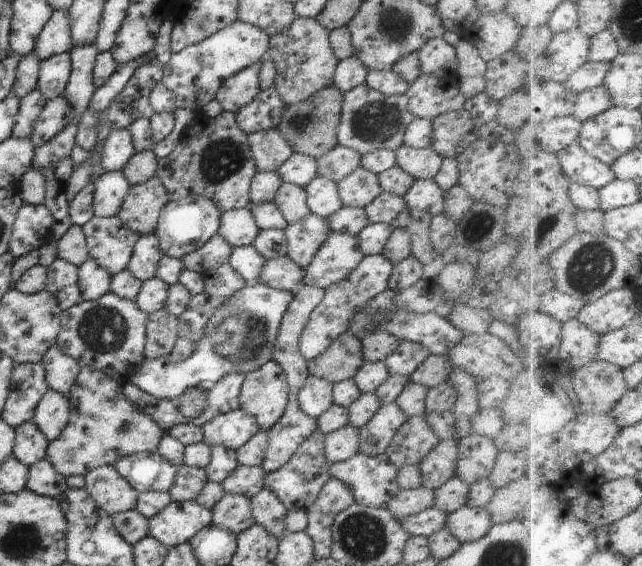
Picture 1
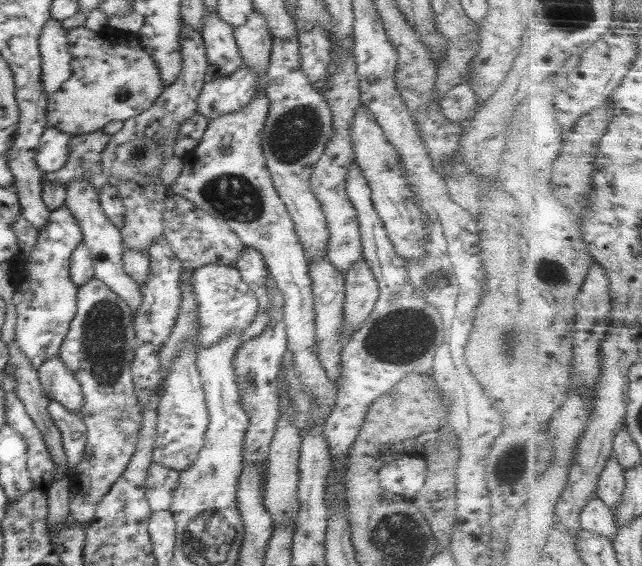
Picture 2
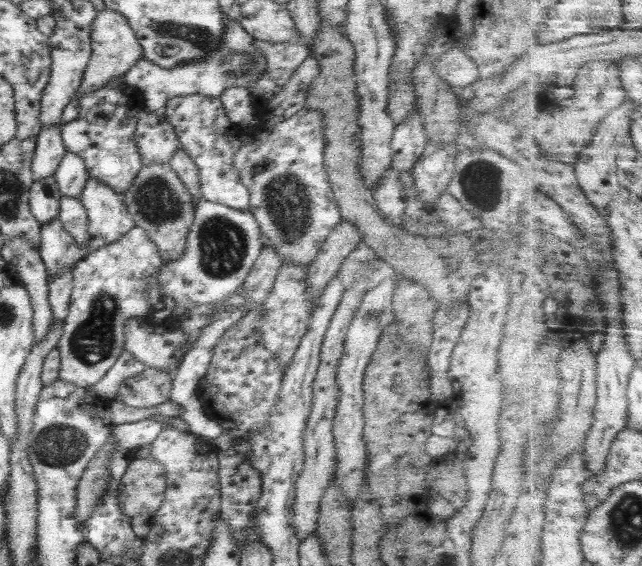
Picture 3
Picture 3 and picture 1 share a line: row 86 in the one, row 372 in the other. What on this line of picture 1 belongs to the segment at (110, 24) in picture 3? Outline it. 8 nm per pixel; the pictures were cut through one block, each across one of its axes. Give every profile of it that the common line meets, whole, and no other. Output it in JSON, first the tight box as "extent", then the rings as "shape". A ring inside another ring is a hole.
{"extent":[46,367,164,476],"shape":[[[82,367],[75,376],[72,388],[67,395],[69,402],[69,421],[55,441],[47,446],[46,460],[62,476],[85,476],[95,468],[113,465],[119,458],[136,453],[156,453],[164,431],[144,411],[133,405],[124,394],[123,385],[108,378],[92,367]]]}

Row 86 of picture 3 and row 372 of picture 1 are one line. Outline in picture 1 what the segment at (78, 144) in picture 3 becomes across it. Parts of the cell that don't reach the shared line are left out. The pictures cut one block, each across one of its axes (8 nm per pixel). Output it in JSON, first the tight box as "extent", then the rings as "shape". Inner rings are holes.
{"extent":[56,293,149,385],"shape":[[[106,293],[96,300],[82,301],[61,312],[56,344],[81,368],[92,367],[124,385],[129,382],[129,373],[144,360],[148,317],[149,314],[136,301]]]}

